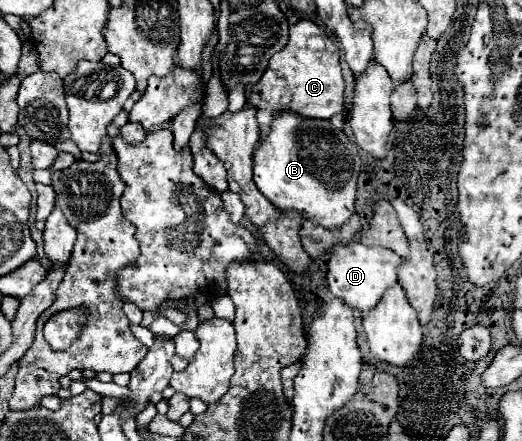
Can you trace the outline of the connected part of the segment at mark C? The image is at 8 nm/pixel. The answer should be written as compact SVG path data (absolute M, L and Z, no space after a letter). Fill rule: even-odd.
M298 21L290 27L288 43L272 55L258 83L246 93L246 107L258 109L258 125L262 141L270 133L272 119L278 113L296 113L308 119L330 119L344 109L344 79L340 71L338 45L316 23Z

